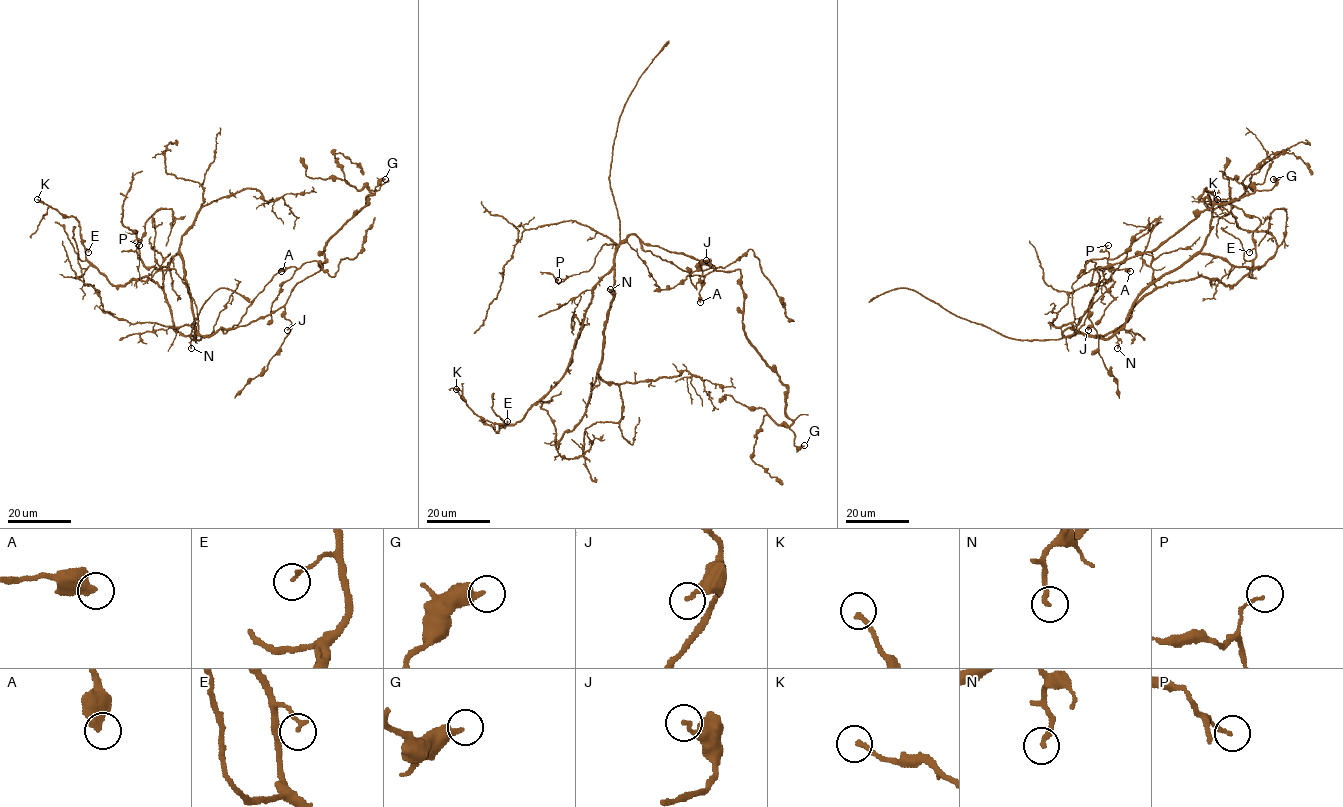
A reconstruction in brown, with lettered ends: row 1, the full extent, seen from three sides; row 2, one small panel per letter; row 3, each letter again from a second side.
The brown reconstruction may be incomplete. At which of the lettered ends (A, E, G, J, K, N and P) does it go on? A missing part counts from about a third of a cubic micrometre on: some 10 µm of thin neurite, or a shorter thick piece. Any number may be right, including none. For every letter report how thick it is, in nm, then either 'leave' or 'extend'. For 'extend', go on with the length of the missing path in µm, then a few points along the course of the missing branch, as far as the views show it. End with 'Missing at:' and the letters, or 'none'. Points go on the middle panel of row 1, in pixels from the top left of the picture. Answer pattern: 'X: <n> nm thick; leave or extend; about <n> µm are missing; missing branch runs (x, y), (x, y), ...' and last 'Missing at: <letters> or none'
A: 550 nm thick; leave
E: 140 nm thick; leave
G: 400 nm thick; leave
J: 300 nm thick; leave
K: 180 nm thick; leave
N: 200 nm thick; leave
P: 100 nm thick; leave
Missing at: none

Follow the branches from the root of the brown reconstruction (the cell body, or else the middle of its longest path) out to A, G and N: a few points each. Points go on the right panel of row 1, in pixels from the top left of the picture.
A: (1074, 326), (1071, 329), (1078, 333), (1088, 314), (1089, 300), (1104, 278), (1103, 272), (1130, 271)
G: (1074, 326), (1092, 303), (1099, 268), (1154, 251), (1202, 211), (1256, 190), (1270, 190), (1273, 179)
N: (1074, 326), (1067, 328), (1062, 334), (1083, 333), (1105, 338), (1115, 335), (1117, 348)

